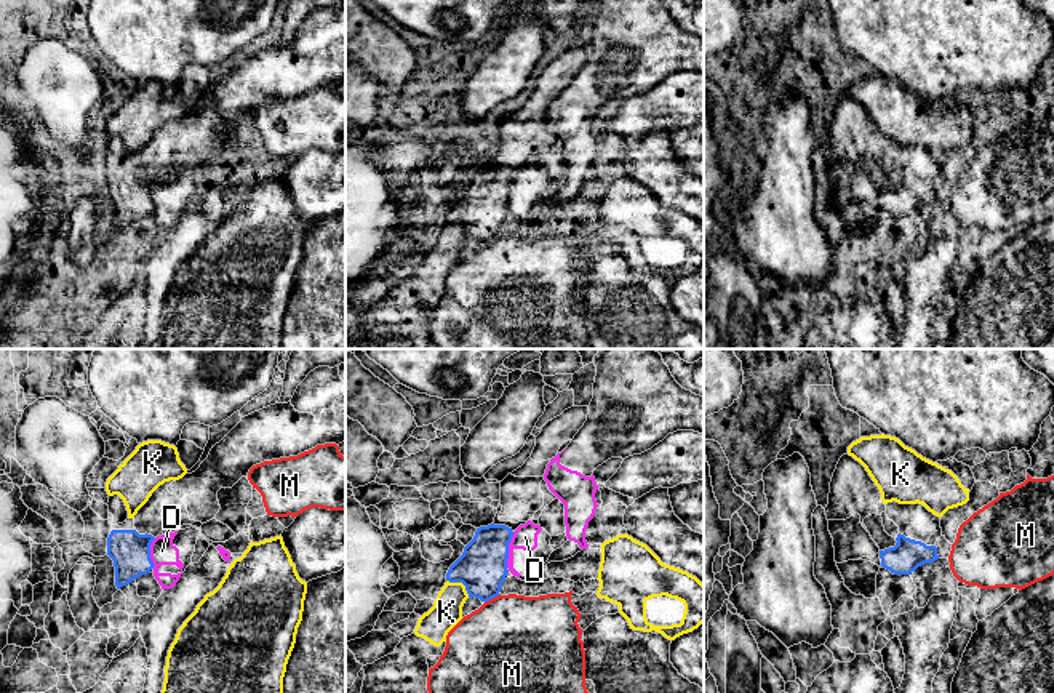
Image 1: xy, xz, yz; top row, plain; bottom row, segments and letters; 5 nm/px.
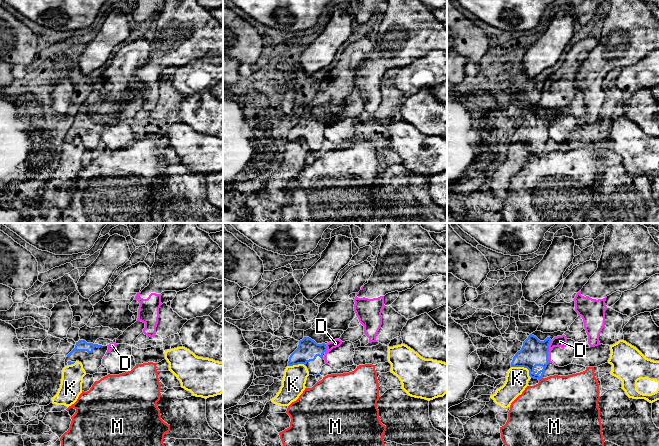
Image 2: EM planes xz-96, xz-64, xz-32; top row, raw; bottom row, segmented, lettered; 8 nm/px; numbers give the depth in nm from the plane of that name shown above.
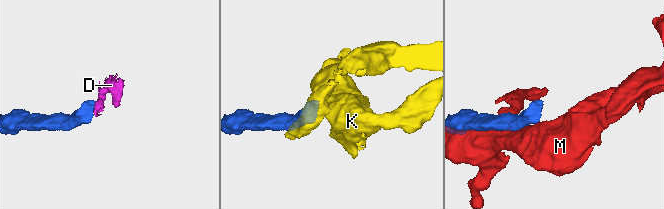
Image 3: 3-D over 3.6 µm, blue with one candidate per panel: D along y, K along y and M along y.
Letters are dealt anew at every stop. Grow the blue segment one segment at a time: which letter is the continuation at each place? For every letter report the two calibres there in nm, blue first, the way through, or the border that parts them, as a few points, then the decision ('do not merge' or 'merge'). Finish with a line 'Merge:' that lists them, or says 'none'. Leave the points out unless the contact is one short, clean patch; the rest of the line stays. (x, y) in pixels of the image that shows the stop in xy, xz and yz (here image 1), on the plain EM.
D: calibres 240 and 120 nm; border xz (514, 173), (509, 183), (506, 208); do not merge
K: calibres 240 and 160 nm; border xz (447, 221), (461, 224), (469, 237); do not merge
M: calibres 240 and 480 nm; do not merge
Merge: none

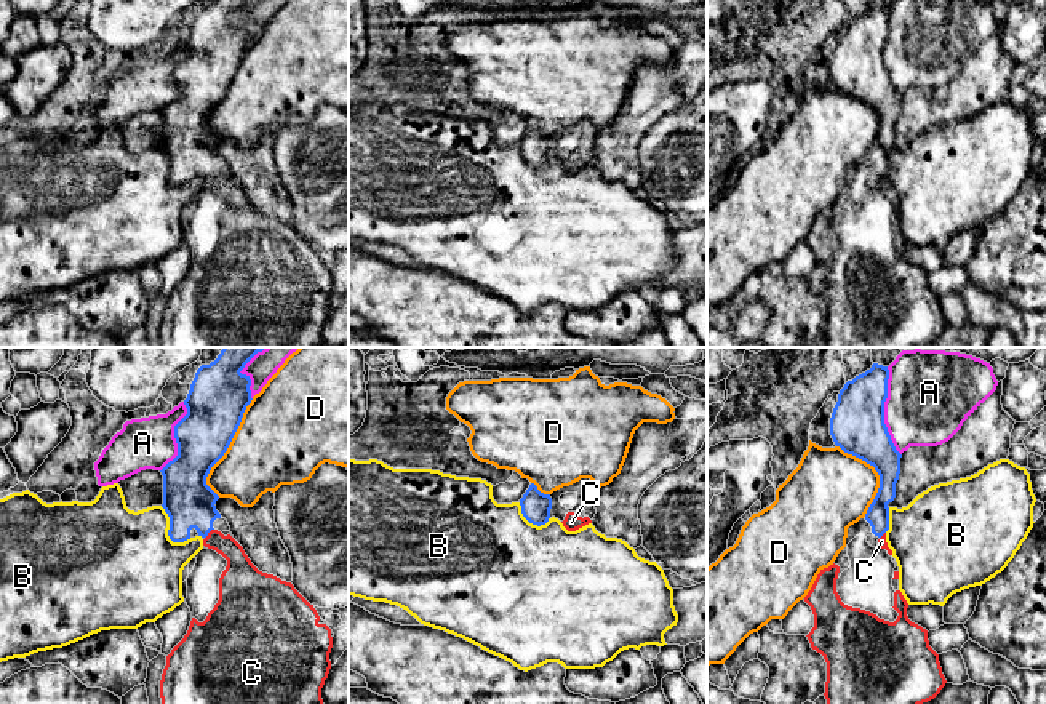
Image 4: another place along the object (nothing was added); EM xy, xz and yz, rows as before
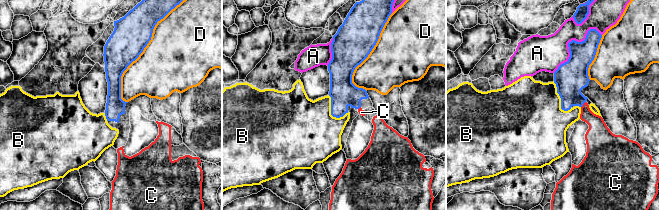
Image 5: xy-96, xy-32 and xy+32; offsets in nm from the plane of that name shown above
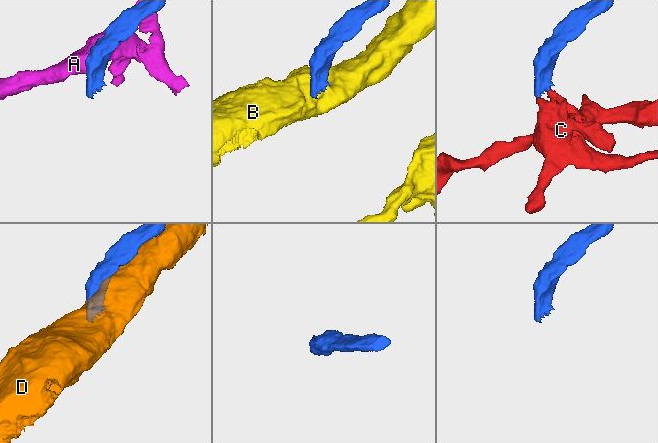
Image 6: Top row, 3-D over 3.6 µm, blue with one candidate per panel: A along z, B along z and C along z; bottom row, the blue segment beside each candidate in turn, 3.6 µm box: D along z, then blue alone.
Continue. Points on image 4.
A: calibres 280 and 420 nm; do not merge
B: calibres 260 and 480 nm; border xy (160, 148), (168, 159), (168, 178), (173, 183), (189, 181); do not merge
C: calibres 260 and 140 nm; merge
D: calibres 300 and 420 nm; do not merge
Merge: C

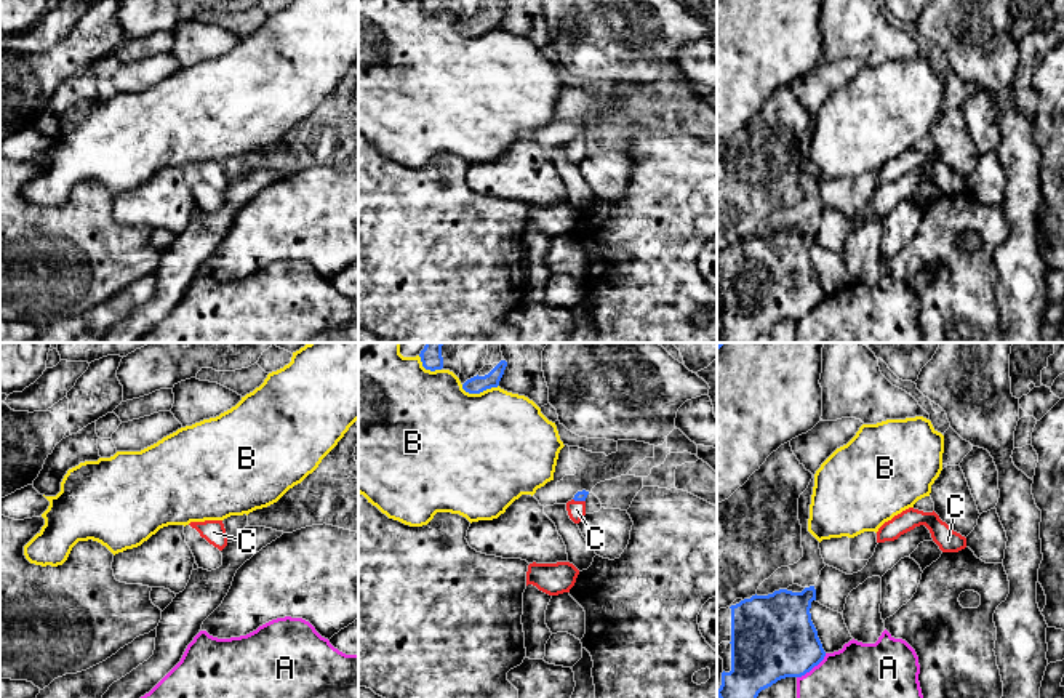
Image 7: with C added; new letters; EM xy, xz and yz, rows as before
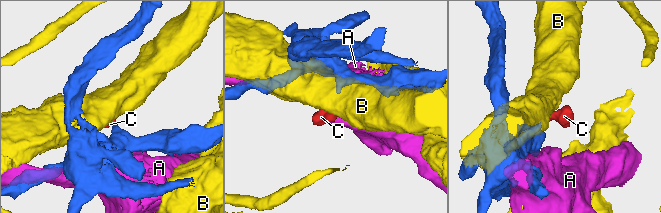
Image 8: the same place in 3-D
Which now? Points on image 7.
A: calibres 420 and 480 nm; do not merge
B: calibres 90 and 500 nm; do not merge
C: calibres 50 and 100 nm; way xz (581, 136), (580, 141), (576, 151); merge
Merge: C

